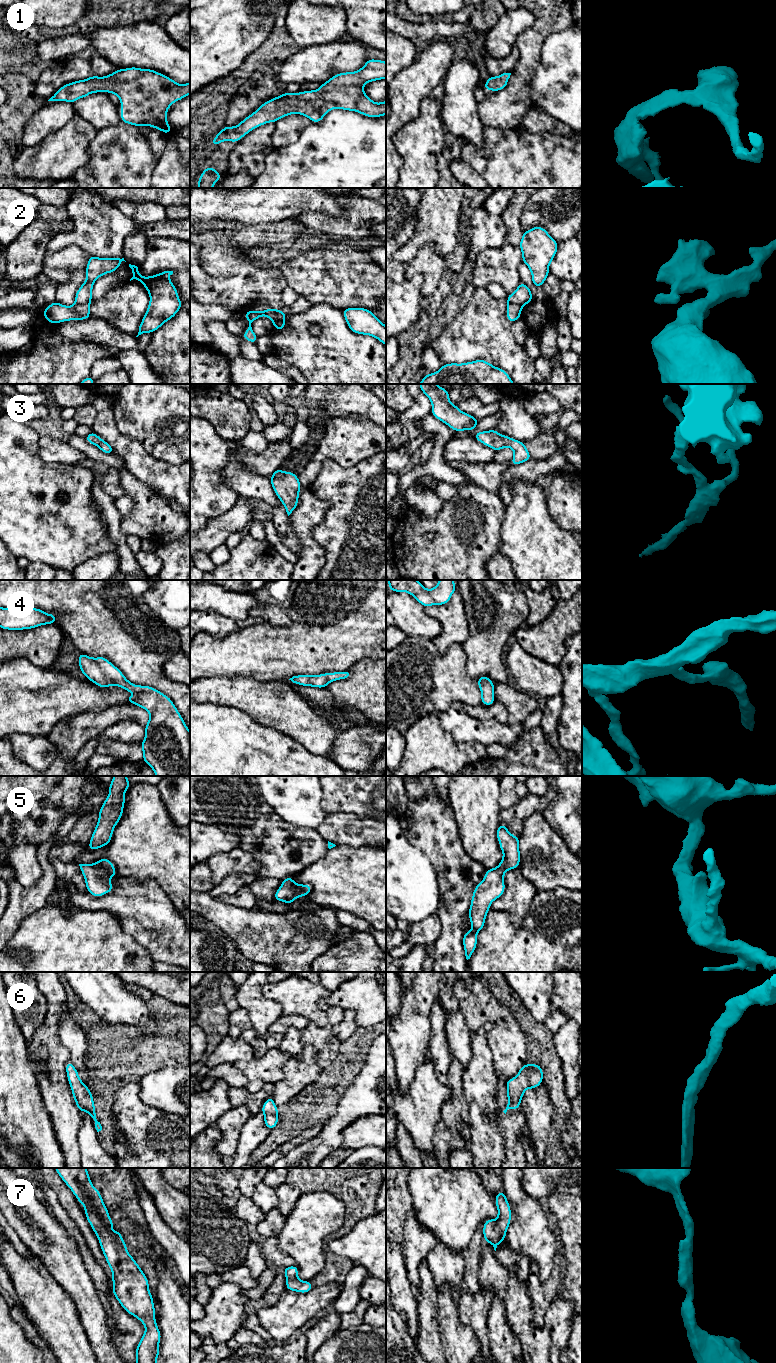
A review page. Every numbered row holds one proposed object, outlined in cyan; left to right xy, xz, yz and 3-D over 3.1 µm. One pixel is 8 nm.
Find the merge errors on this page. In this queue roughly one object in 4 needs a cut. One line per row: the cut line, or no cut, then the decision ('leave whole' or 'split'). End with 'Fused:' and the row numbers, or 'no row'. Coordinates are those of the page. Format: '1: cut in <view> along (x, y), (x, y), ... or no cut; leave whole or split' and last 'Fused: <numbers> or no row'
1: no cut; leave whole
2: cut in xy along (75, 302), (89, 304); split
3: no cut; leave whole
4: no cut; leave whole
5: no cut; leave whole
6: no cut; leave whole
7: no cut; leave whole
Fused: 2

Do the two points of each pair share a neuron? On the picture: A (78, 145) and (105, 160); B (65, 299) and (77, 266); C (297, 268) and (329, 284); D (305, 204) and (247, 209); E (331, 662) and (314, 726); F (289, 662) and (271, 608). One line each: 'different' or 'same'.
A: different
B: same
C: same
D: same
E: different
F: different

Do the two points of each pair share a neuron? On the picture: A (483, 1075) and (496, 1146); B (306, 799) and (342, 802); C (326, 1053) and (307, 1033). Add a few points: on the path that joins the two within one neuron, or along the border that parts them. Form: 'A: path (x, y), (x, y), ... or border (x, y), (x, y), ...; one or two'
A: path (482, 1093), (482, 1109), (478, 1114), (484, 1128); one
B: border (320, 786), (322, 794), (320, 807), (327, 814); two
C: path (323, 1048), (312, 1037); one

